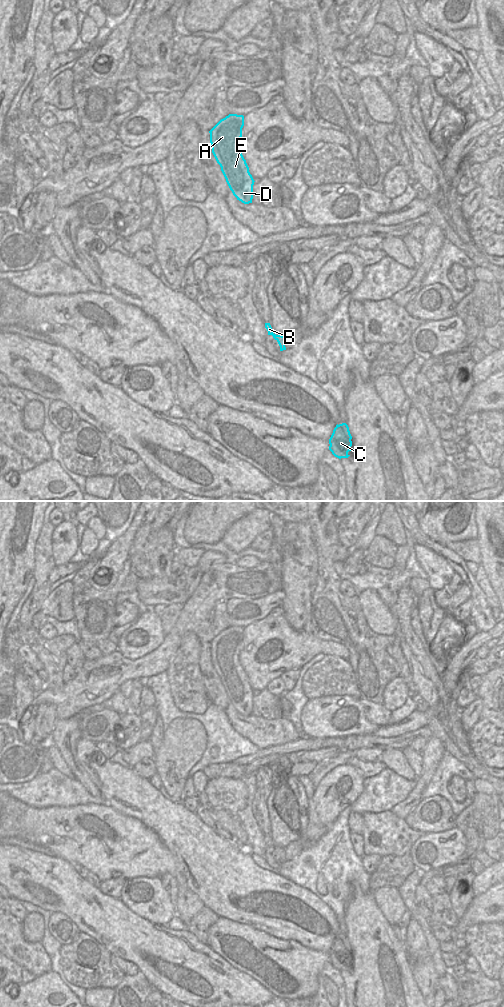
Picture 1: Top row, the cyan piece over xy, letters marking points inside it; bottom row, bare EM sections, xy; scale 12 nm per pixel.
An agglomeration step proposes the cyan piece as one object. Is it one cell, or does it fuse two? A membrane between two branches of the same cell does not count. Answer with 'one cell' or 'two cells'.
one cell

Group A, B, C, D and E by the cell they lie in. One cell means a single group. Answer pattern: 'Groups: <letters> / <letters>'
Groups: A B C D E.

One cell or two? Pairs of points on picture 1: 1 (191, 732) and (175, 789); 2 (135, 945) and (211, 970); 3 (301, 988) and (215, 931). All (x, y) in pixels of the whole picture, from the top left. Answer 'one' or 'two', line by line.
1: one
2: one
3: one

